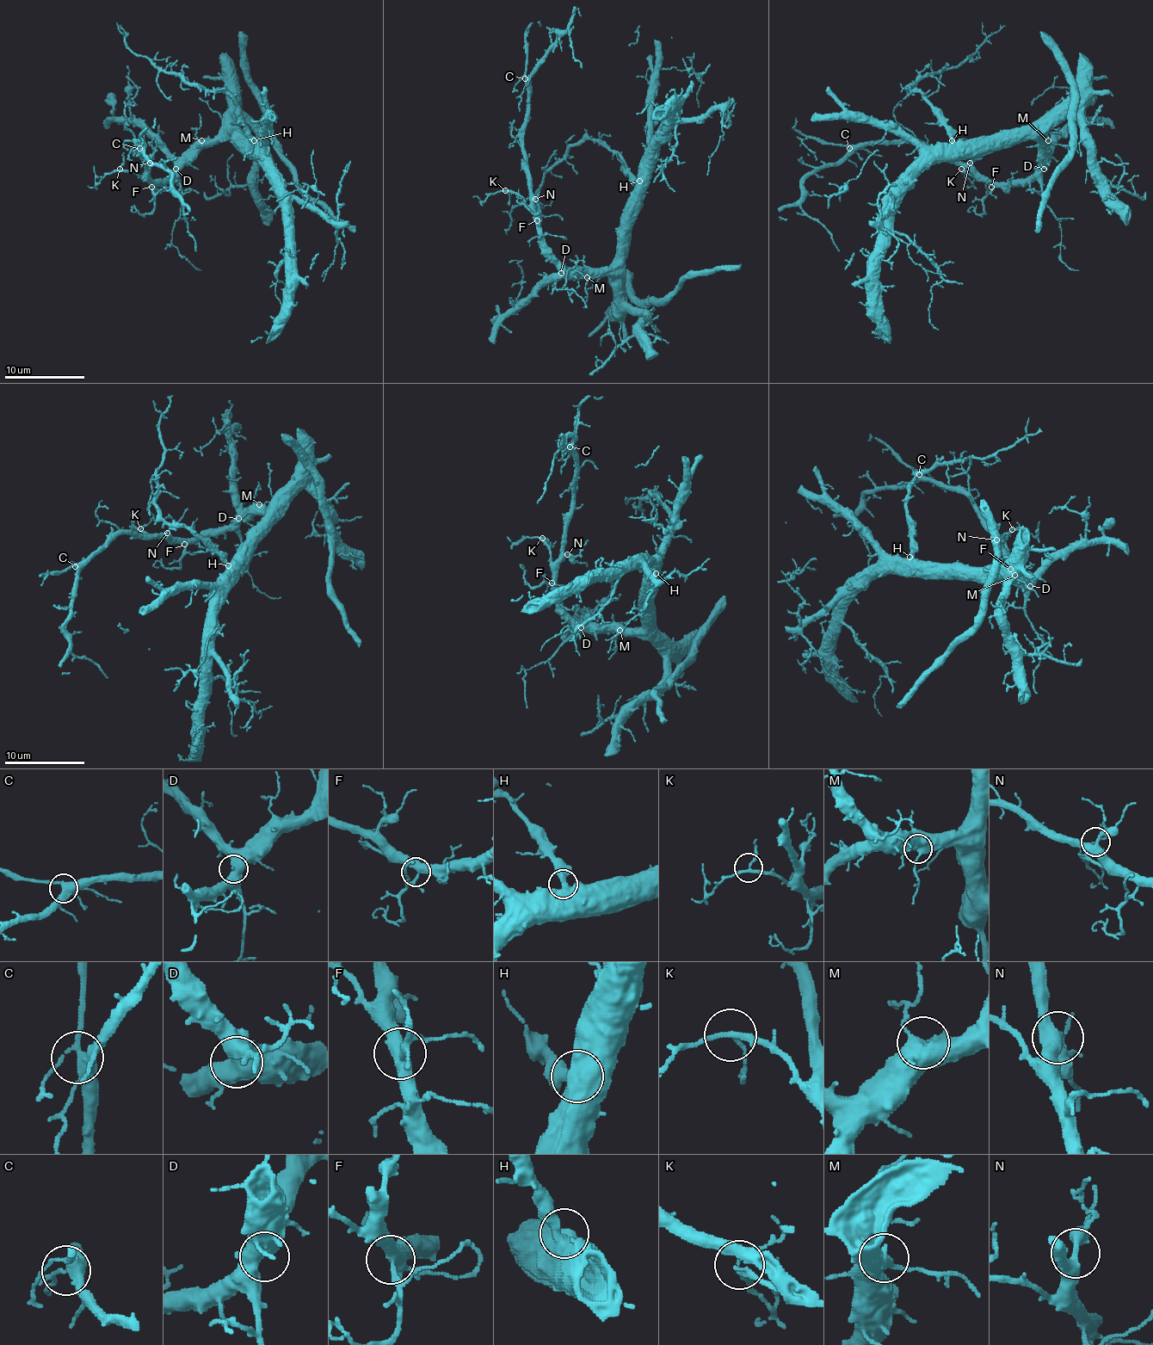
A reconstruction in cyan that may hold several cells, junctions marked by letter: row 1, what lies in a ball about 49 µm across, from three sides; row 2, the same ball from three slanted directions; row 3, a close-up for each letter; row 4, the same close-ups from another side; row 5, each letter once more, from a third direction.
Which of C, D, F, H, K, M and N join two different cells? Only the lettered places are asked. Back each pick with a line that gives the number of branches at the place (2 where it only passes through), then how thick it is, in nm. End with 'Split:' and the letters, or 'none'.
Split: none

